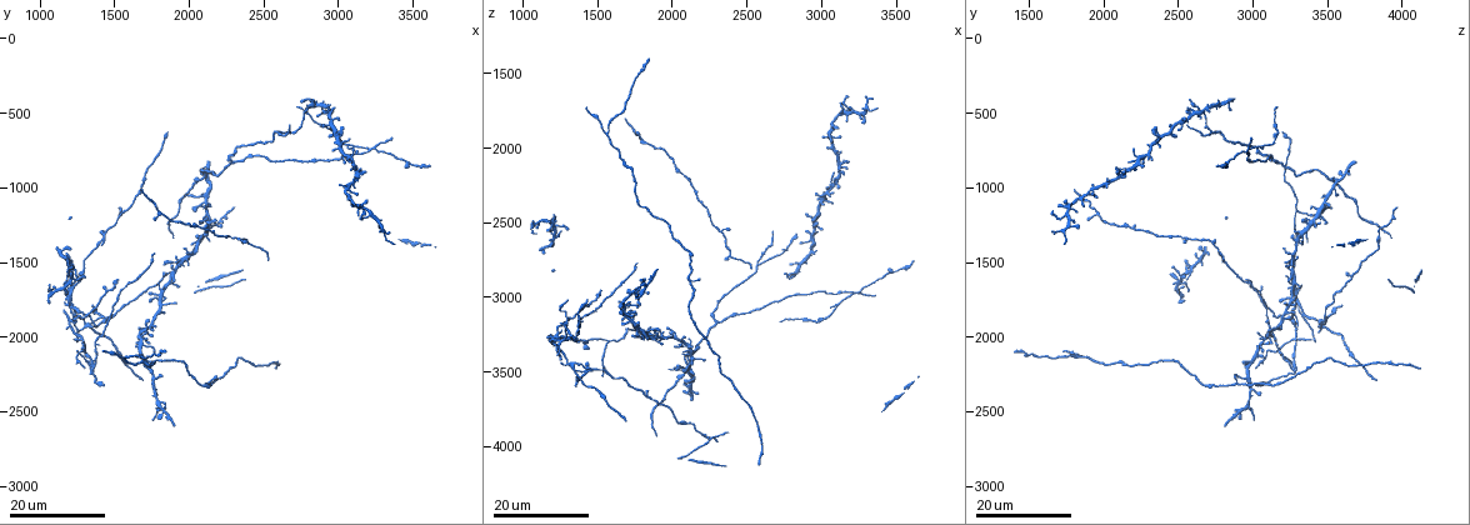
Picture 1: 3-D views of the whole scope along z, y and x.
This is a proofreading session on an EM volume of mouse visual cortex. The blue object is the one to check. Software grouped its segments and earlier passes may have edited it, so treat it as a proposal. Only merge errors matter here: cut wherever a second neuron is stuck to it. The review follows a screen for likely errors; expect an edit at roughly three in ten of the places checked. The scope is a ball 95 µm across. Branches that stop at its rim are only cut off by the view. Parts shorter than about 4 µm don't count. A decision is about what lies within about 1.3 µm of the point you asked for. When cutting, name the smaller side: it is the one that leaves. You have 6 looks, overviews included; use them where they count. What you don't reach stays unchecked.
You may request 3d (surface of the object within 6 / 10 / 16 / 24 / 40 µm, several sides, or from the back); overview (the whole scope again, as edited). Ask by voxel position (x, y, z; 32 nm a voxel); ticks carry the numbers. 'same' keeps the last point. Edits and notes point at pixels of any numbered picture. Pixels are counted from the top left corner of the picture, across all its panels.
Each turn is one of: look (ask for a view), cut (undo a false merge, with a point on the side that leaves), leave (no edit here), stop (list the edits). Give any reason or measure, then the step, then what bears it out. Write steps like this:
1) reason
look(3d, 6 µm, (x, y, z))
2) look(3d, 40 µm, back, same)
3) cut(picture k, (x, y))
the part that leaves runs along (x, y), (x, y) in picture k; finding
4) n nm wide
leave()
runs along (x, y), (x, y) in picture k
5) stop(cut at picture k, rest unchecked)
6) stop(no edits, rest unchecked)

three arms meet
look(3d, 24 µm, (2580, 640, 2780))

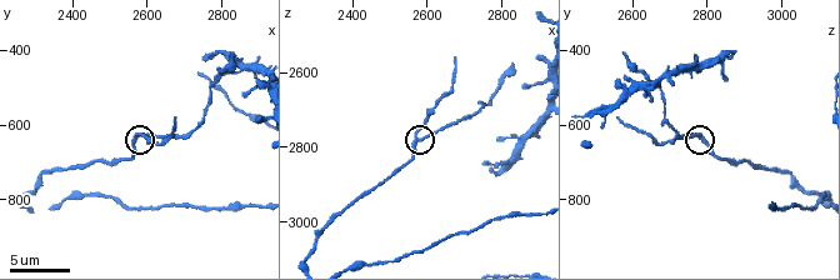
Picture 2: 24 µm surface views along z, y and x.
look(3d, 10 µm, (2580, 630, 2780))

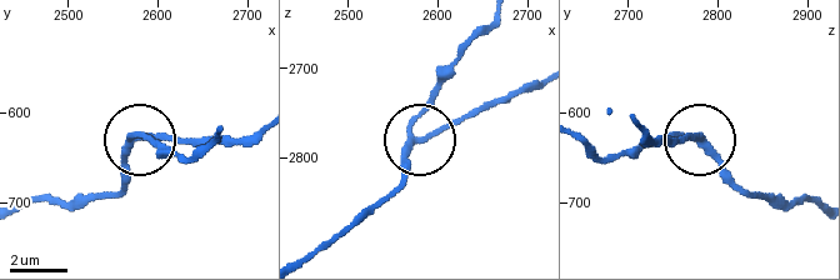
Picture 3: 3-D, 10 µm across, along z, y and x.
side arm 9 µm
leave()
runs along (26, 206), (113, 191), (134, 134), (175, 149) in picture 3; all the same neuron

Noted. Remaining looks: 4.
three-way junction
look(3d, 16 µm, (2300, 840, 3160))

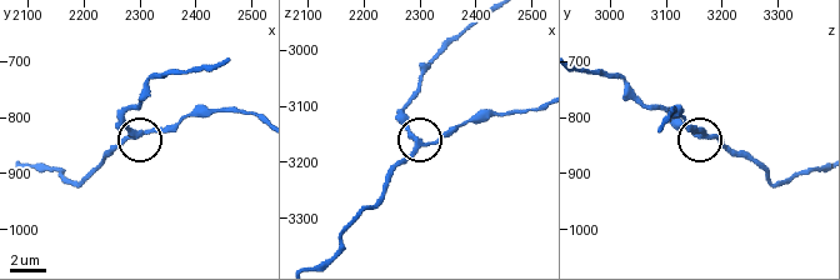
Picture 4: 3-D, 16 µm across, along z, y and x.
look(3d, 6 µm, same)

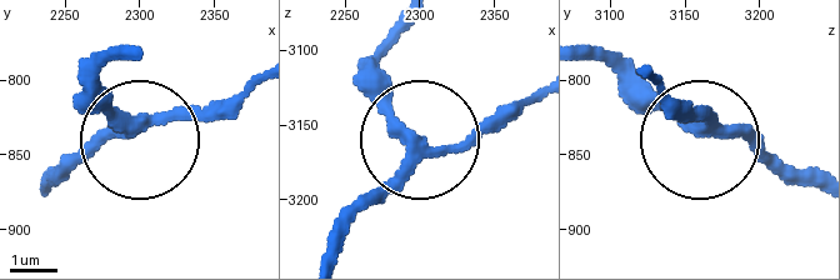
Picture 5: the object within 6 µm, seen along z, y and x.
270 nm wide
leave()
all the same neuron

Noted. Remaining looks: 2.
side arm on a straight run
look(3d, 16 µm, (1560, 2140, 1900))

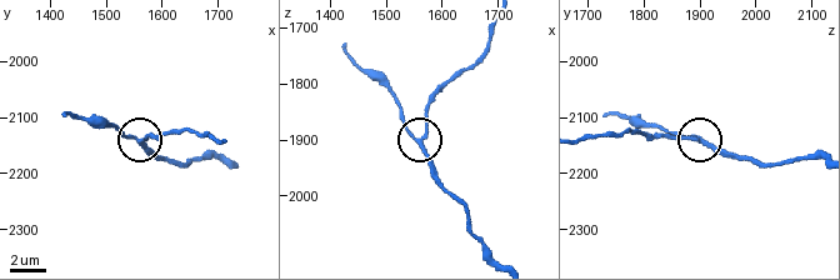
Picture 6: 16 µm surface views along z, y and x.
look(3d, 10 µm, (1560, 2145, 1905))

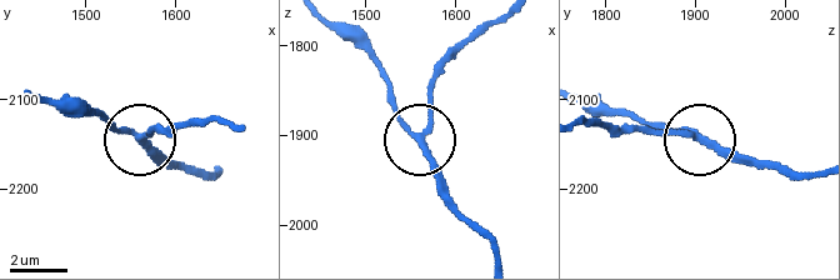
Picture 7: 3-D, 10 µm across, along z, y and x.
3 arms
leave()
runs along (221, 170), (180, 170), (98, 118) in picture 7; all the same neuron

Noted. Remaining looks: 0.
stop(no edits, rest unchecked)

